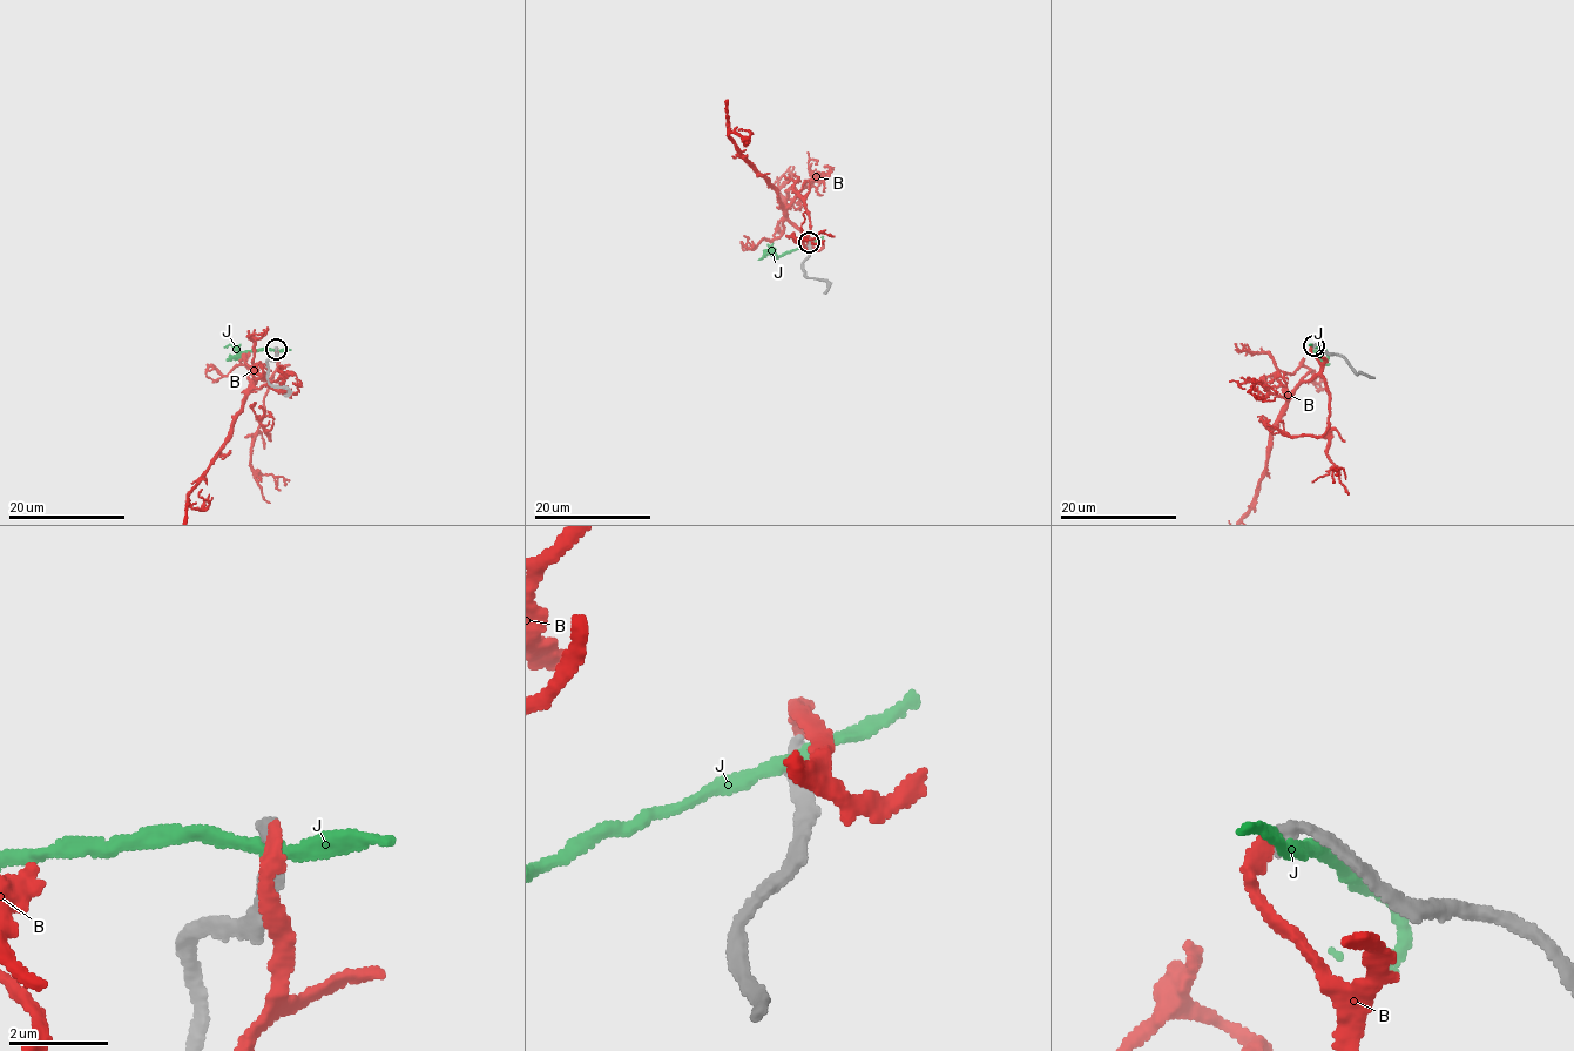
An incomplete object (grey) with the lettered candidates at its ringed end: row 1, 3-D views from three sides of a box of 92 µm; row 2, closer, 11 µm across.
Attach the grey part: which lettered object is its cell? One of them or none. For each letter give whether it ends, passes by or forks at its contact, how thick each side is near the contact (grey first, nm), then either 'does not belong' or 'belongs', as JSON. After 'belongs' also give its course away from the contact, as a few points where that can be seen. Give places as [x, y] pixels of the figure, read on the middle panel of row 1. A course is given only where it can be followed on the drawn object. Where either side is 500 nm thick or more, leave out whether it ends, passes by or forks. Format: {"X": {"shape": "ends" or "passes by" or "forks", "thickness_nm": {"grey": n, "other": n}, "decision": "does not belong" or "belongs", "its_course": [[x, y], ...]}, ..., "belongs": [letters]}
{"B": {"shape": "ends", "thickness_nm": {"grey": 320, "other": 280}, "decision": "belongs"}, "J": {"shape": "passes by", "thickness_nm": {"grey": 340, "other": 240}, "decision": "does not belong"}, "belongs": ["B"]}

